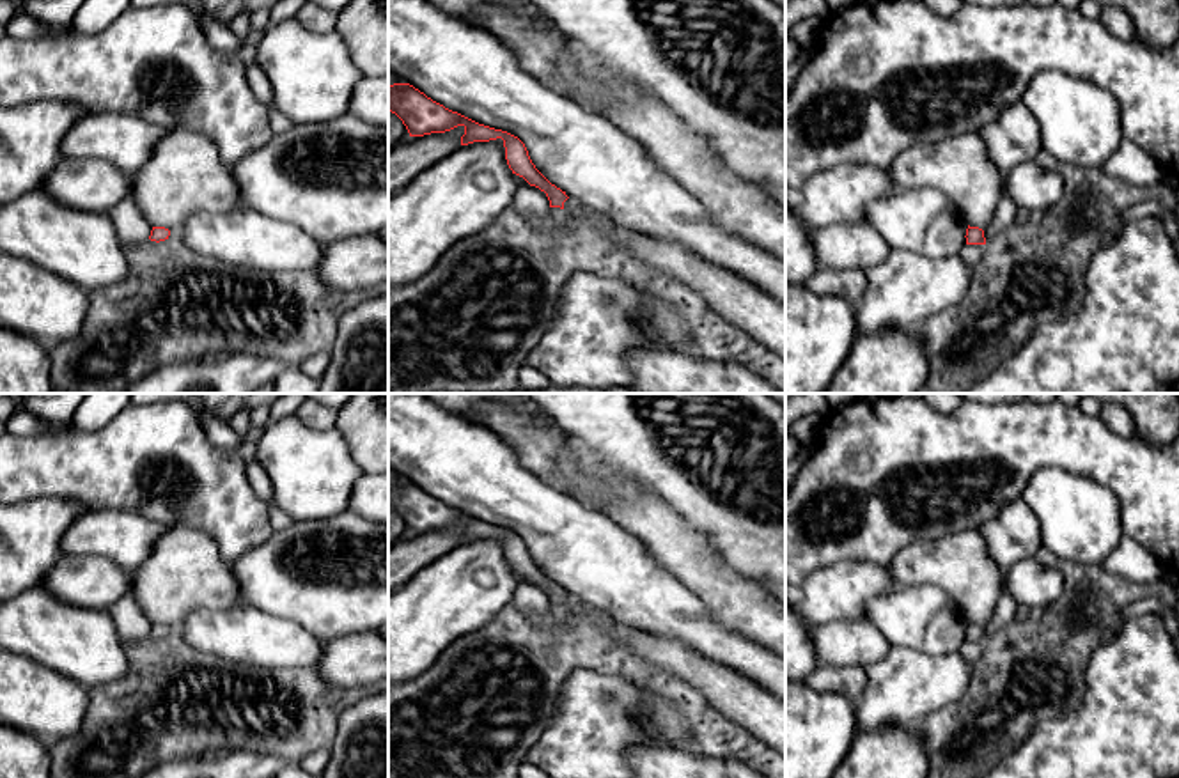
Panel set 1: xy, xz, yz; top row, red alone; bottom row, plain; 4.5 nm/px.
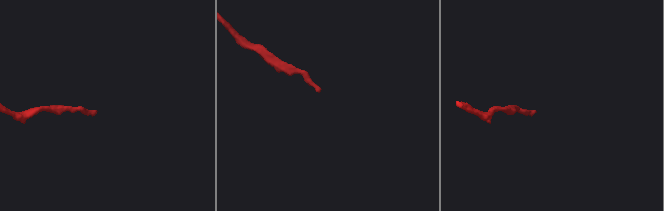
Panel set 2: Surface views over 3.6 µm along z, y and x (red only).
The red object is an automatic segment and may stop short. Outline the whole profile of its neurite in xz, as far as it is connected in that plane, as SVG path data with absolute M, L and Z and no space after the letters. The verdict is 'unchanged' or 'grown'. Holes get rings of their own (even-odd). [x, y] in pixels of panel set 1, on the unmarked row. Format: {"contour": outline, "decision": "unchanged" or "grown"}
{"contour": "M394 480L388 484L388 507L402 517L410 533L445 530L463 523L465 532L461 533L461 542L502 535L505 556L512 571L523 574L530 583L546 590L551 613L557 622L564 622L567 619L564 599L569 594L535 565L525 541L518 533L479 521L457 509L452 509L410 480Z", "decision": "grown"}

